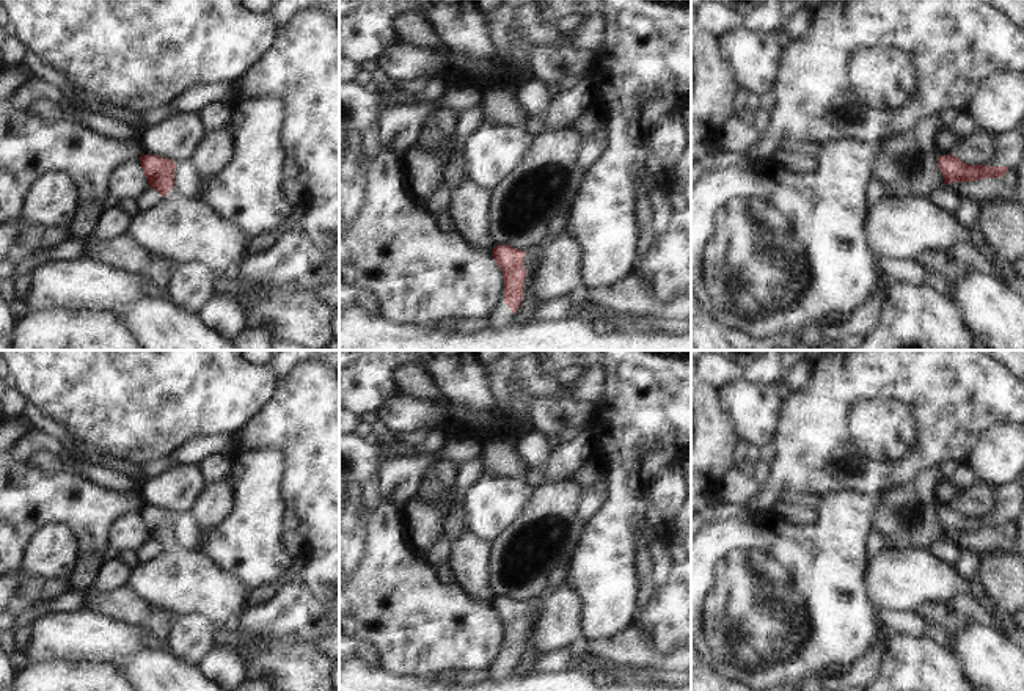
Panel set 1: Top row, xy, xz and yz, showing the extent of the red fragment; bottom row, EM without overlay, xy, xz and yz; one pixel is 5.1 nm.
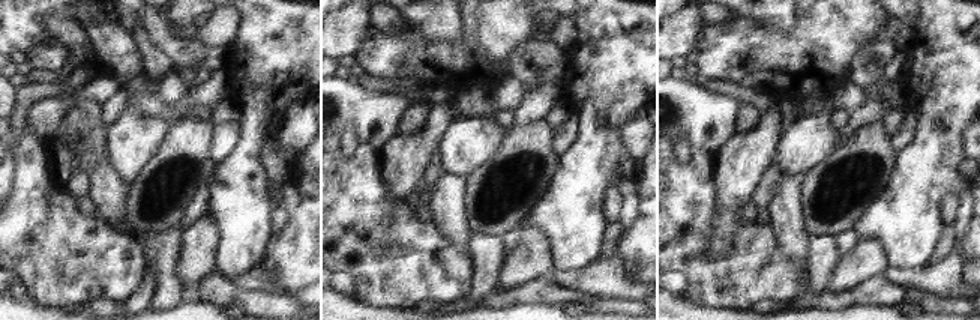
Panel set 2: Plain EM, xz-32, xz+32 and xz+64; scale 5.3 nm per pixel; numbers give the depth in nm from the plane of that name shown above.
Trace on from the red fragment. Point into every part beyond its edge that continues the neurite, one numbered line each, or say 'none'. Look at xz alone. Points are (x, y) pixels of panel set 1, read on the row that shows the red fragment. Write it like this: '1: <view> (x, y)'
1: xz (501, 316)

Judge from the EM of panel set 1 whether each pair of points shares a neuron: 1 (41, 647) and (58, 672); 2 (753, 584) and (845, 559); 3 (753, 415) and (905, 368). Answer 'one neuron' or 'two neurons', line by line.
1: two neurons
2: one neuron
3: two neurons

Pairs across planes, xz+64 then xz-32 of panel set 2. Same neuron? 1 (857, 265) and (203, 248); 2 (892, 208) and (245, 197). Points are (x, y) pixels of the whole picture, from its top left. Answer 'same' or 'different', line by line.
1: same
2: same

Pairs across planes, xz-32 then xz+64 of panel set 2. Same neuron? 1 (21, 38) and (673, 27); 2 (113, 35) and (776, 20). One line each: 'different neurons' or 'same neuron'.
1: same neuron
2: same neuron

